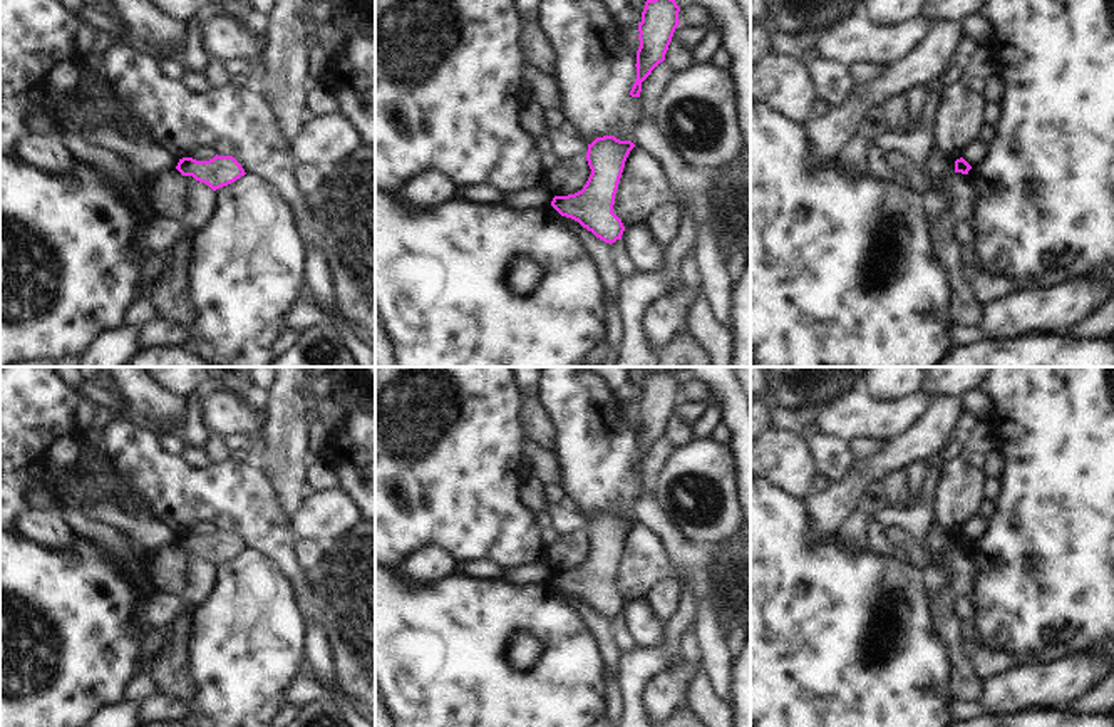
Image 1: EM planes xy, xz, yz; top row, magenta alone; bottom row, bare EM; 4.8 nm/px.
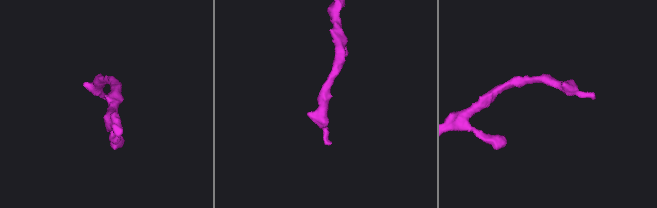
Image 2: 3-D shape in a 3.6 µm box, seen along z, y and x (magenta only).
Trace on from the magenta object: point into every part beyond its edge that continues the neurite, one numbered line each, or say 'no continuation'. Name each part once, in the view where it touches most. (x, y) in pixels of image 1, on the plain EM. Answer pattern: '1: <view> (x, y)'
no continuation

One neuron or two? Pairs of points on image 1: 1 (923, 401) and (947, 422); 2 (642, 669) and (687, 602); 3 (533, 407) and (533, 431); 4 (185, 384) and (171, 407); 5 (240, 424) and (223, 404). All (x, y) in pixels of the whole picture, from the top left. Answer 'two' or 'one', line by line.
1: two
2: one
3: one
4: two
5: one

